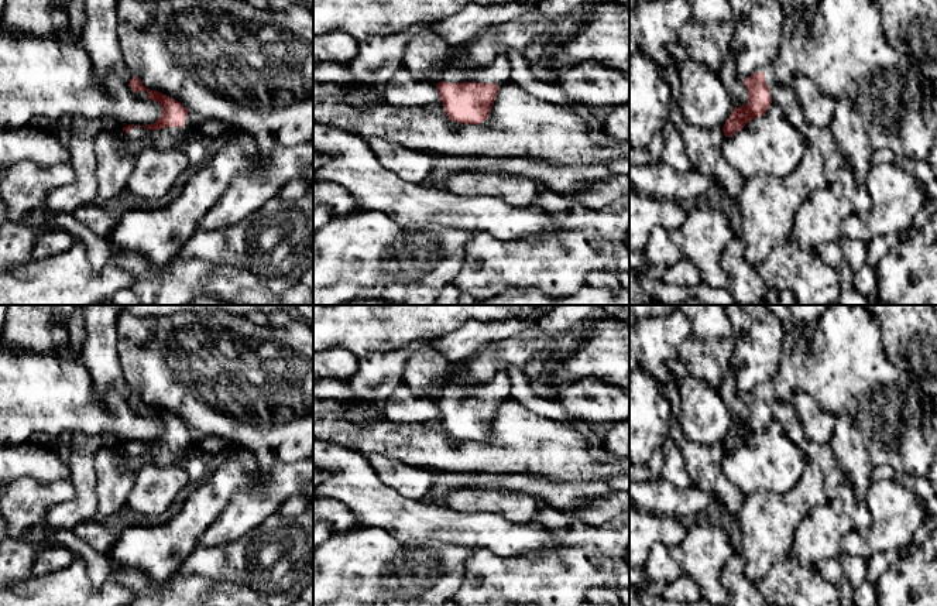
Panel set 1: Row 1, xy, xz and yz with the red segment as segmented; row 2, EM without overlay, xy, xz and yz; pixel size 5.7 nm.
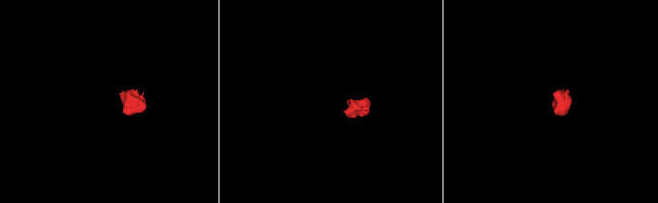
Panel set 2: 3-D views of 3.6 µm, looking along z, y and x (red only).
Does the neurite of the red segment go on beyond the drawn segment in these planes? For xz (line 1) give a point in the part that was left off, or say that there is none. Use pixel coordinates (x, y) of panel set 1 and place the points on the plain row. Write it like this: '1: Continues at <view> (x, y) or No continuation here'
1: Continues at xz (498, 387)

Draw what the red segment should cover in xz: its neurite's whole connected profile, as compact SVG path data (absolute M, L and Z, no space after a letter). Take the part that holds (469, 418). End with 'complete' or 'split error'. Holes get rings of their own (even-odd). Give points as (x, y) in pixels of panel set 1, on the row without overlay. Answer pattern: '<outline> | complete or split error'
M500 372L488 383L476 387L463 387L461 379L456 377L446 384L437 407L450 436L480 441L490 432L498 401L509 397L511 381L507 372Z | split error

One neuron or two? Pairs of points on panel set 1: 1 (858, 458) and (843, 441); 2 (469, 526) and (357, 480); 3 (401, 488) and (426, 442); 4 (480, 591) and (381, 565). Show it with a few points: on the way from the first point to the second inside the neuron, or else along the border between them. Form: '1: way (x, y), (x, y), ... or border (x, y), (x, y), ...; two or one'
1: way (854, 454), (847, 445); one
2: way (440, 523), (408, 521), (385, 509); one
3: border (380, 454), (412, 466); two
4: border (472, 554), (464, 564), (463, 581), (456, 591); two

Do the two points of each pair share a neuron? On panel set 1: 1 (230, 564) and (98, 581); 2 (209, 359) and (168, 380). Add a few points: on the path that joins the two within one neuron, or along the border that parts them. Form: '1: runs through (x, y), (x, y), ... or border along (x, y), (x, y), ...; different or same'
1: border along (177, 574), (198, 574), (210, 579); different
2: runs through (199, 366), (182, 366), (178, 370); same

